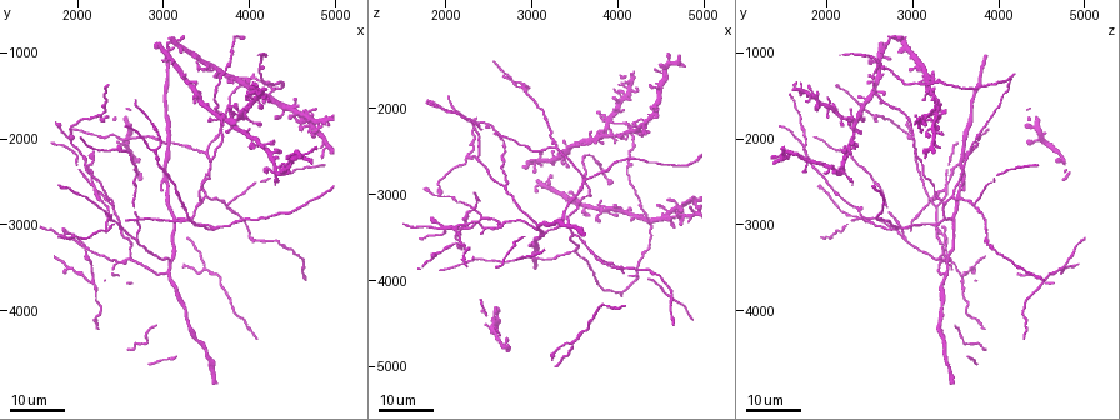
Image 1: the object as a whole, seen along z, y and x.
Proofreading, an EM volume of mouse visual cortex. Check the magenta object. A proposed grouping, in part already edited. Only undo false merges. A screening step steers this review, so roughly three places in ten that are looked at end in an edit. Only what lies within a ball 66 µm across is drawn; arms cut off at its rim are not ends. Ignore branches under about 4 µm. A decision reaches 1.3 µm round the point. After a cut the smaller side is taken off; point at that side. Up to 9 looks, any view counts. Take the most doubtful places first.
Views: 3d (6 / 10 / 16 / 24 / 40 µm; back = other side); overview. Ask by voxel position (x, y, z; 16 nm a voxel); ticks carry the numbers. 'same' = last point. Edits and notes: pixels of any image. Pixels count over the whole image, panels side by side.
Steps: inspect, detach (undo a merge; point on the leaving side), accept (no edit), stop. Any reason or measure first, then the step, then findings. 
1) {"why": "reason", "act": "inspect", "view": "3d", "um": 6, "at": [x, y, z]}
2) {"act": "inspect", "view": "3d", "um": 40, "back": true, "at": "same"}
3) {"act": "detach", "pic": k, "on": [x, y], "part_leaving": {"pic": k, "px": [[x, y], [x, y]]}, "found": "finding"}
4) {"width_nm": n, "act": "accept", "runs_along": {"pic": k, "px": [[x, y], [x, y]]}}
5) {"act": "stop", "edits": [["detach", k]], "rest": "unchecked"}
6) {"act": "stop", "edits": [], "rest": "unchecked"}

{"act": "inspect", "view": "3d", "um": 24, "at": [2100, 3250, 3400]}

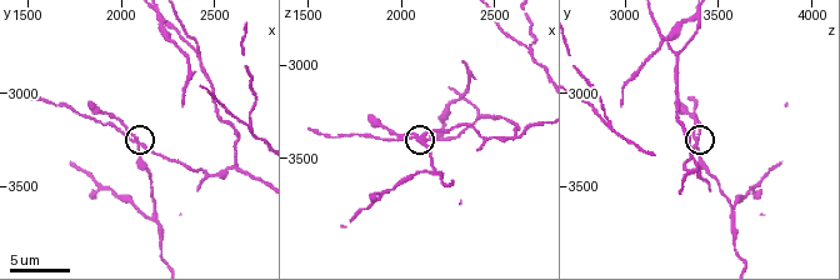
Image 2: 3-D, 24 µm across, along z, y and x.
{"act": "inspect", "view": "3d", "um": 6, "at": [2100, 3280, 3400]}

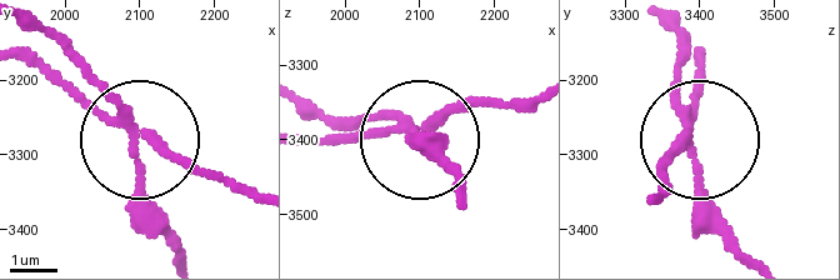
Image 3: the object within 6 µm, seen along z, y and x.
{"arms": 3, "act": "detach", "pic": 3, "on": [136, 196], "part_leaving": {"pic": 3, "px": [[125, 125], [138, 205], [178, 253]]}, "found": "a second cell is stuck on"}

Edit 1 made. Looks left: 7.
{"act": "inspect", "view": "overview"}

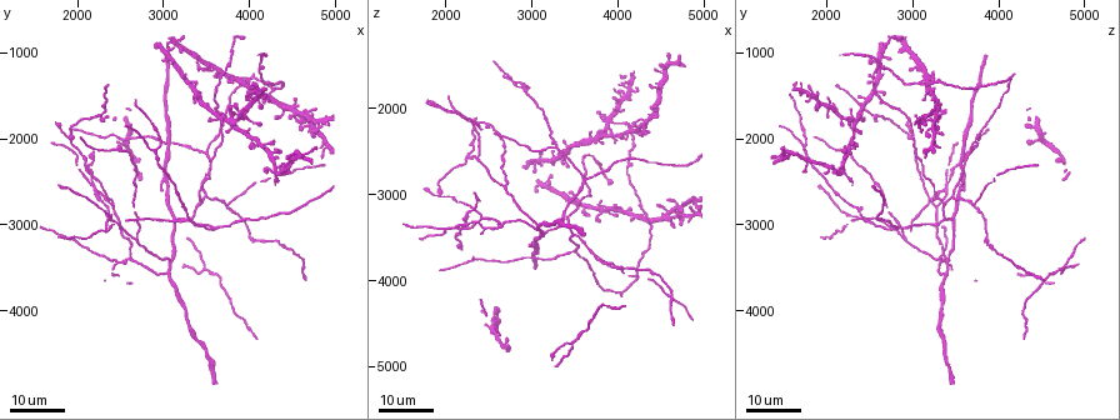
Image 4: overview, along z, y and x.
{"why": "thin arm on a thick one", "act": "inspect", "view": "3d", "um": 16, "at": [2850, 2150, 1750]}

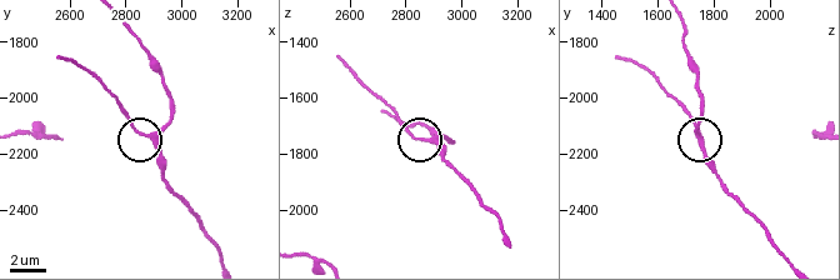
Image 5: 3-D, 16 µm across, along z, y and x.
{"act": "inspect", "view": "3d", "um": 6, "at": [2880, 2150, 1750]}

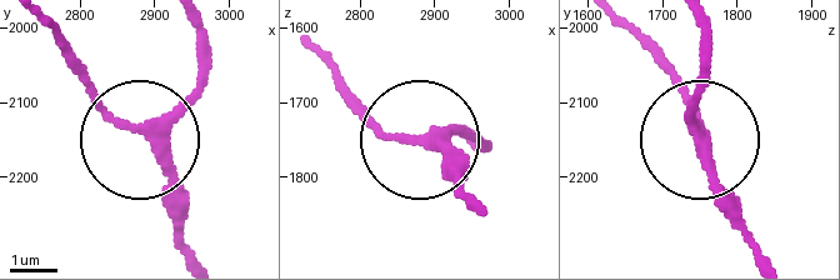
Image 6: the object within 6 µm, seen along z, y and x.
{"arms": 3, "act": "accept", "runs_along": {"pic": 6, "px": [[476, 205], [440, 145], [380, 130], [349, 101]]}, "found": "continuous, no second cell"}

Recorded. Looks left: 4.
{"why": "a fork", "act": "inspect", "view": "3d", "um": 16, "at": [2620, 3380, 3380]}

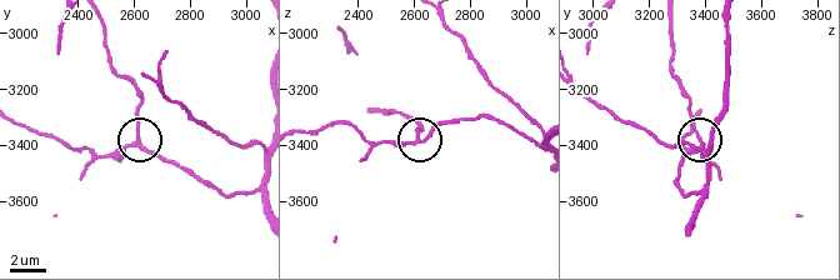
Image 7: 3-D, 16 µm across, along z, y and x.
{"width_nm": 160, "act": "accept", "found": "all the same cell"}

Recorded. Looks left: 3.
{"act": "inspect", "view": "3d", "um": 24, "at": [3750, 2750, 3750]}

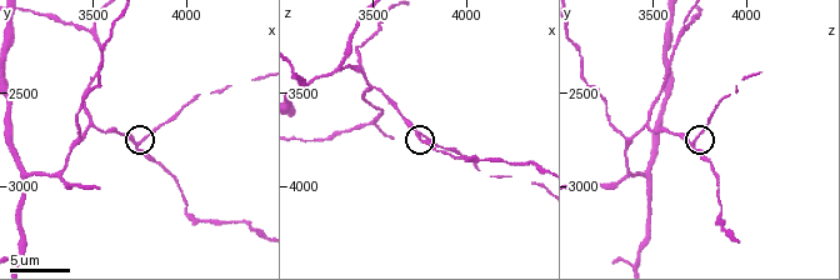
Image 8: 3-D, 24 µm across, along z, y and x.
{"act": "inspect", "view": "3d", "um": 10, "at": [3740, 2780, 3700]}

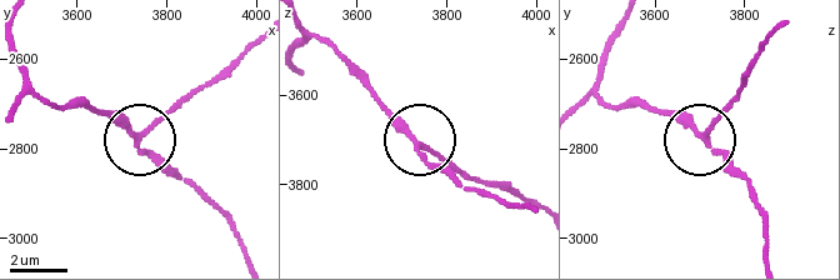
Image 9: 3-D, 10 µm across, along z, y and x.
{"width_nm": 150, "act": "accept", "runs_along": {"pic": 9, "px": [[25, 98], [104, 109], [140, 133], [180, 98]]}, "found": "continuous, no second cell"}

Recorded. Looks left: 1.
{"why": "small branch off a trunk", "act": "inspect", "view": "3d", "um": 16, "at": [2680, 3140, 2920]}

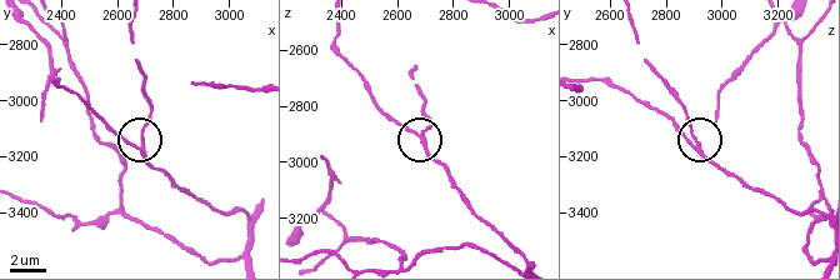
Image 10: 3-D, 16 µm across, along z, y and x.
{"side_arm_um": 29, "act": "accept", "runs_along": {"pic": 10, "px": [[524, 258], [479, 218], [423, 143], [381, 111]]}, "found": "one cell here"}

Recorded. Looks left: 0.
{"act": "stop", "edits": [["detach", 3]], "rest": "unchecked"}

